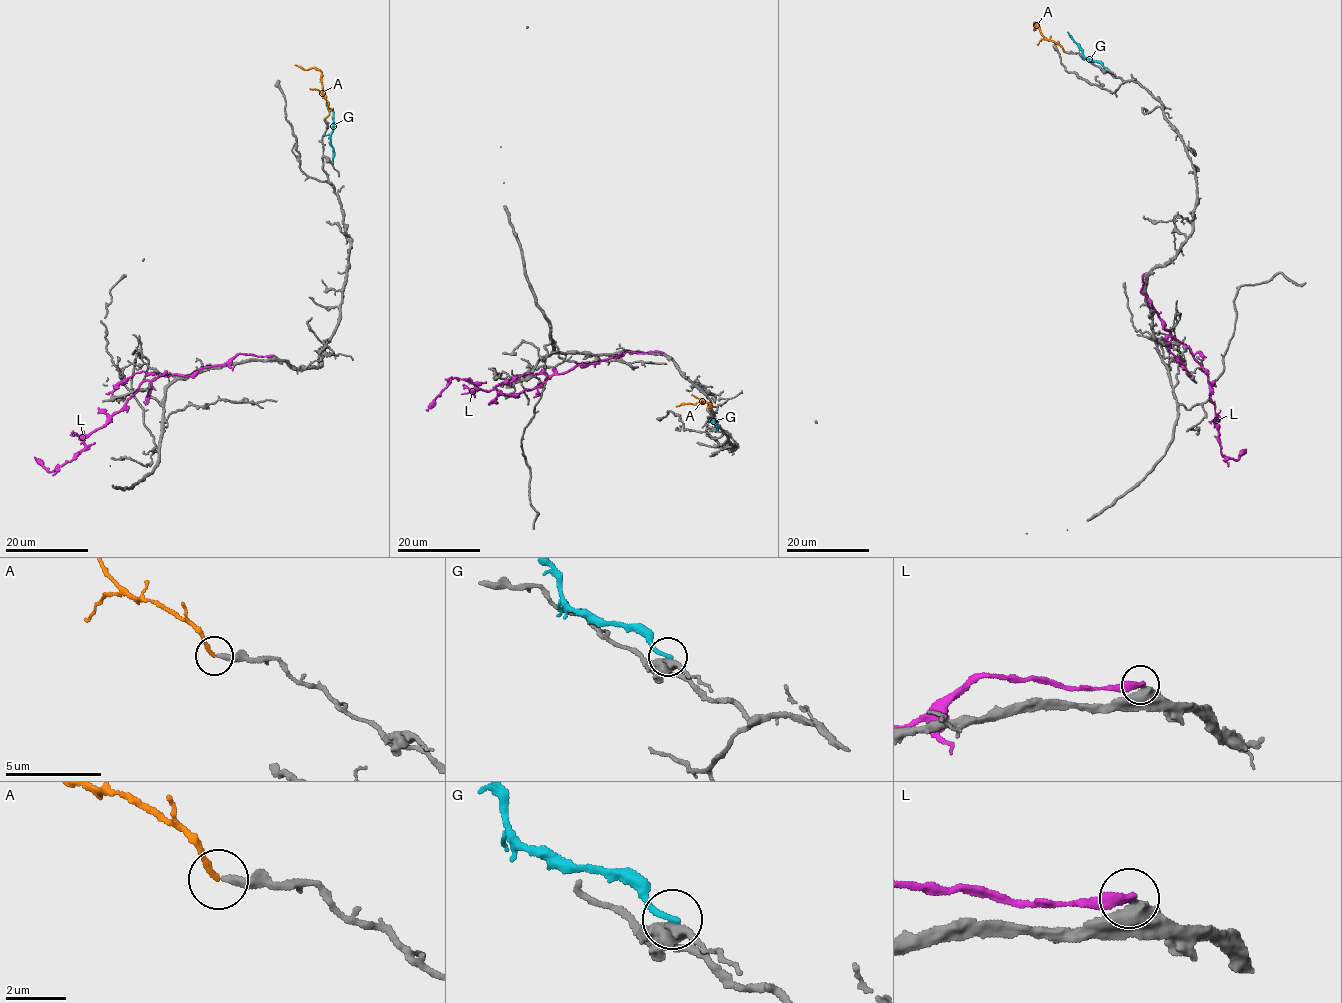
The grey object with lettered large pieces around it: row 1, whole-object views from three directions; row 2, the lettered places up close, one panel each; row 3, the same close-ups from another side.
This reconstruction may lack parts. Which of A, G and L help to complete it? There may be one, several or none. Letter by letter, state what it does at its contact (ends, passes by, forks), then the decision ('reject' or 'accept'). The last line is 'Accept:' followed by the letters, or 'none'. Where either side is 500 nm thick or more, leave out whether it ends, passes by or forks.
A: it ends; accept
G: it ends; reject
L: reject
Accept: A

